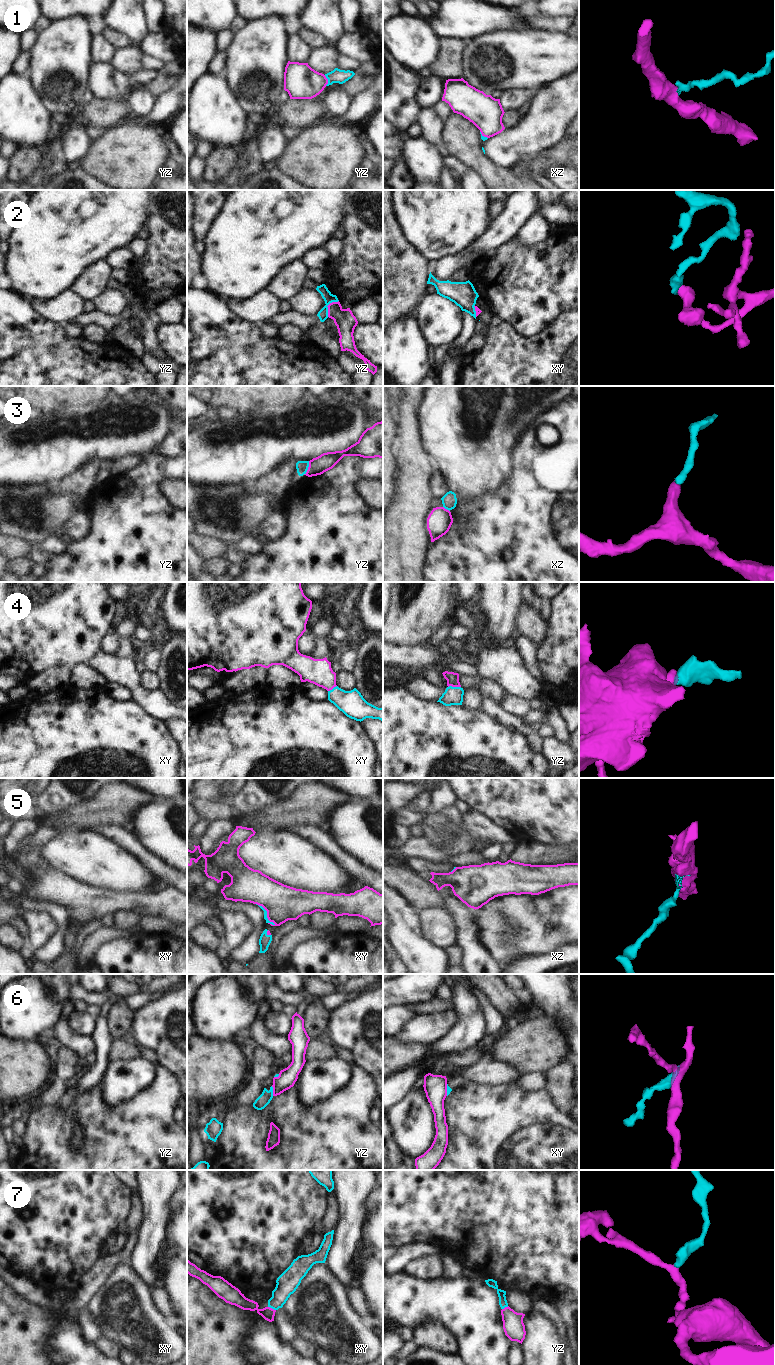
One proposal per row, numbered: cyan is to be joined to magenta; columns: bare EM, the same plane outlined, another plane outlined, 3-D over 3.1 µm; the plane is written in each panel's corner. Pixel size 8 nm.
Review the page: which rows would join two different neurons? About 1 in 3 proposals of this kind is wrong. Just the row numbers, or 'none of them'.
2, 3, 6

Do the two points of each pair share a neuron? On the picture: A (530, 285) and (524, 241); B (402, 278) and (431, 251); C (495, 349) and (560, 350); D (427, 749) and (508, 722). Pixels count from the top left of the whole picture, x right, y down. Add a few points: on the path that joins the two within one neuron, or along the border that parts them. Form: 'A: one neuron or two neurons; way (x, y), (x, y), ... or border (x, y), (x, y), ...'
A: two neurons; border (547, 237), (526, 246), (521, 246), (514, 238)
B: two neurons; border (406, 241), (430, 264)
C: one neuron; way (511, 350), (544, 350)
D: two neurons; border (483, 711), (506, 727), (521, 732), (524, 735)

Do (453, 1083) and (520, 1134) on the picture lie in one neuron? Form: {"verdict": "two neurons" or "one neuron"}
{"verdict": "two neurons"}

